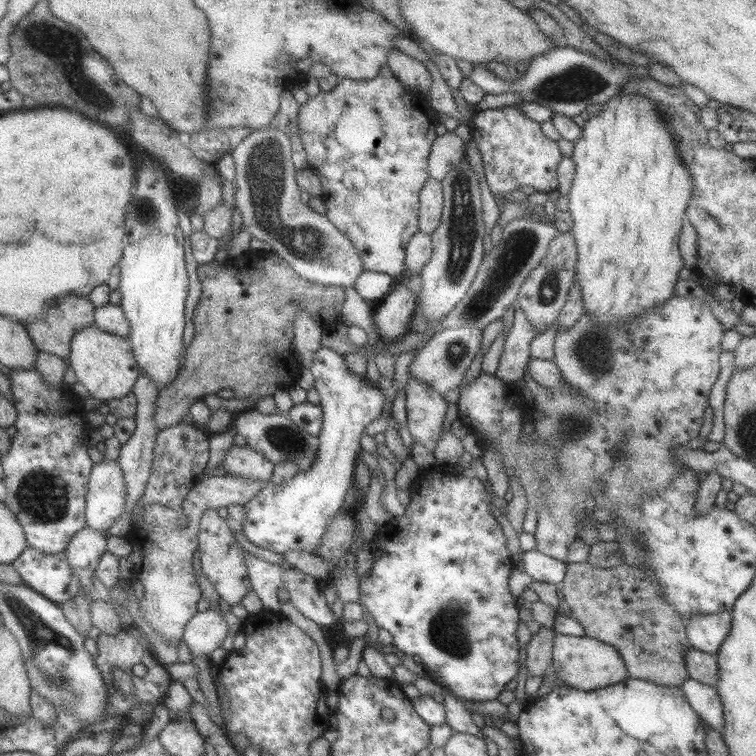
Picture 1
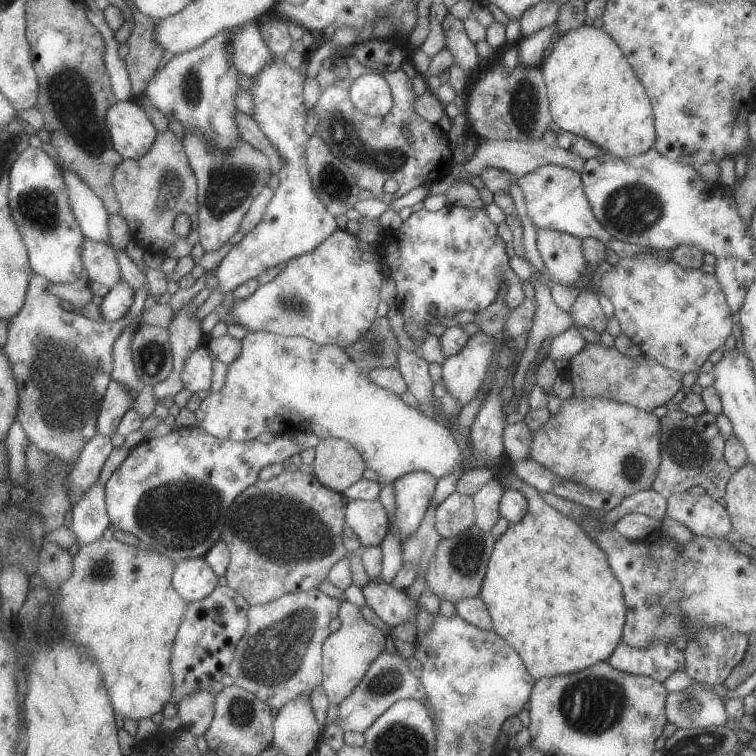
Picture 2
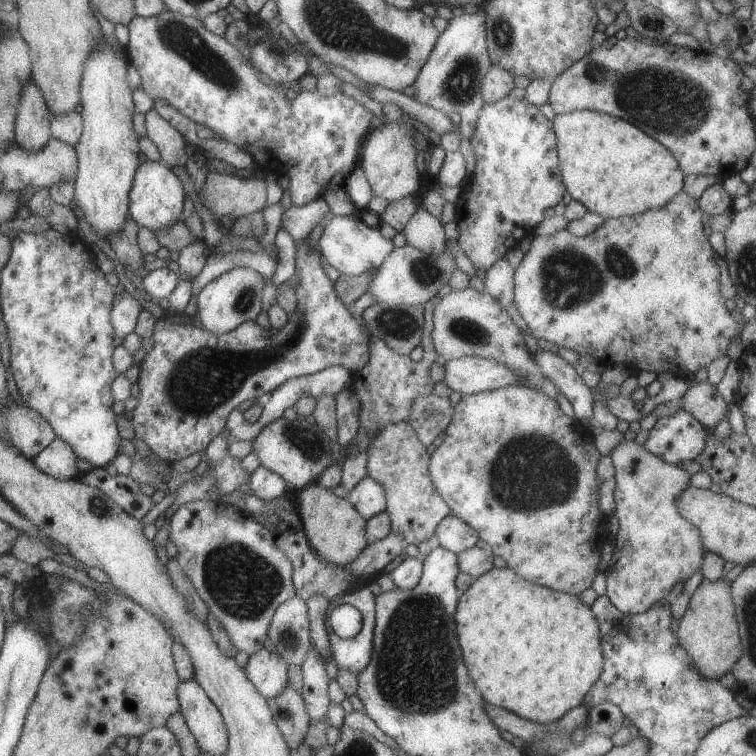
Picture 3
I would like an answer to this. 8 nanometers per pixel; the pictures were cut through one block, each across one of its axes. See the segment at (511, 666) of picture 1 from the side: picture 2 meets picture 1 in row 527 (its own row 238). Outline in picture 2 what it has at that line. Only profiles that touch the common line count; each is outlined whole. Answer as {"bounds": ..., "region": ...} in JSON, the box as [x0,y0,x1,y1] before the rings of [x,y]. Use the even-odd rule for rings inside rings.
{"bounds":[375,204,525,354],"region":[[[449,204],[439,210],[429,211],[422,207],[401,222],[398,229],[383,230],[381,241],[375,249],[380,256],[384,278],[394,280],[397,306],[403,317],[402,328],[413,342],[413,350],[417,354],[423,338],[429,334],[425,325],[437,324],[442,317],[452,318],[459,311],[476,312],[489,306],[495,300],[500,283],[507,286],[506,302],[509,308],[517,308],[525,298],[521,289],[523,281],[508,267],[505,244],[497,235],[496,225],[489,220],[484,208],[470,209]],[[430,306],[435,306],[436,312],[429,312]]]}

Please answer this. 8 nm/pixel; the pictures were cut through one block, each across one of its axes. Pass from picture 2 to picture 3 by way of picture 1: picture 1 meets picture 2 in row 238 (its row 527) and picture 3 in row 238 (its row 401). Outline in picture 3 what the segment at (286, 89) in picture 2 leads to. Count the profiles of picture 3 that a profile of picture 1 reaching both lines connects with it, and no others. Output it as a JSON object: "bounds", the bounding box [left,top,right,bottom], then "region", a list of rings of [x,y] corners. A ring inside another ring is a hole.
{"bounds":[317,215,393,276],"region":[[[335,215],[325,226],[317,241],[319,253],[325,262],[340,274],[357,276],[371,268],[379,268],[383,259],[393,250],[391,240],[386,239],[376,227],[366,226],[356,216]]]}

